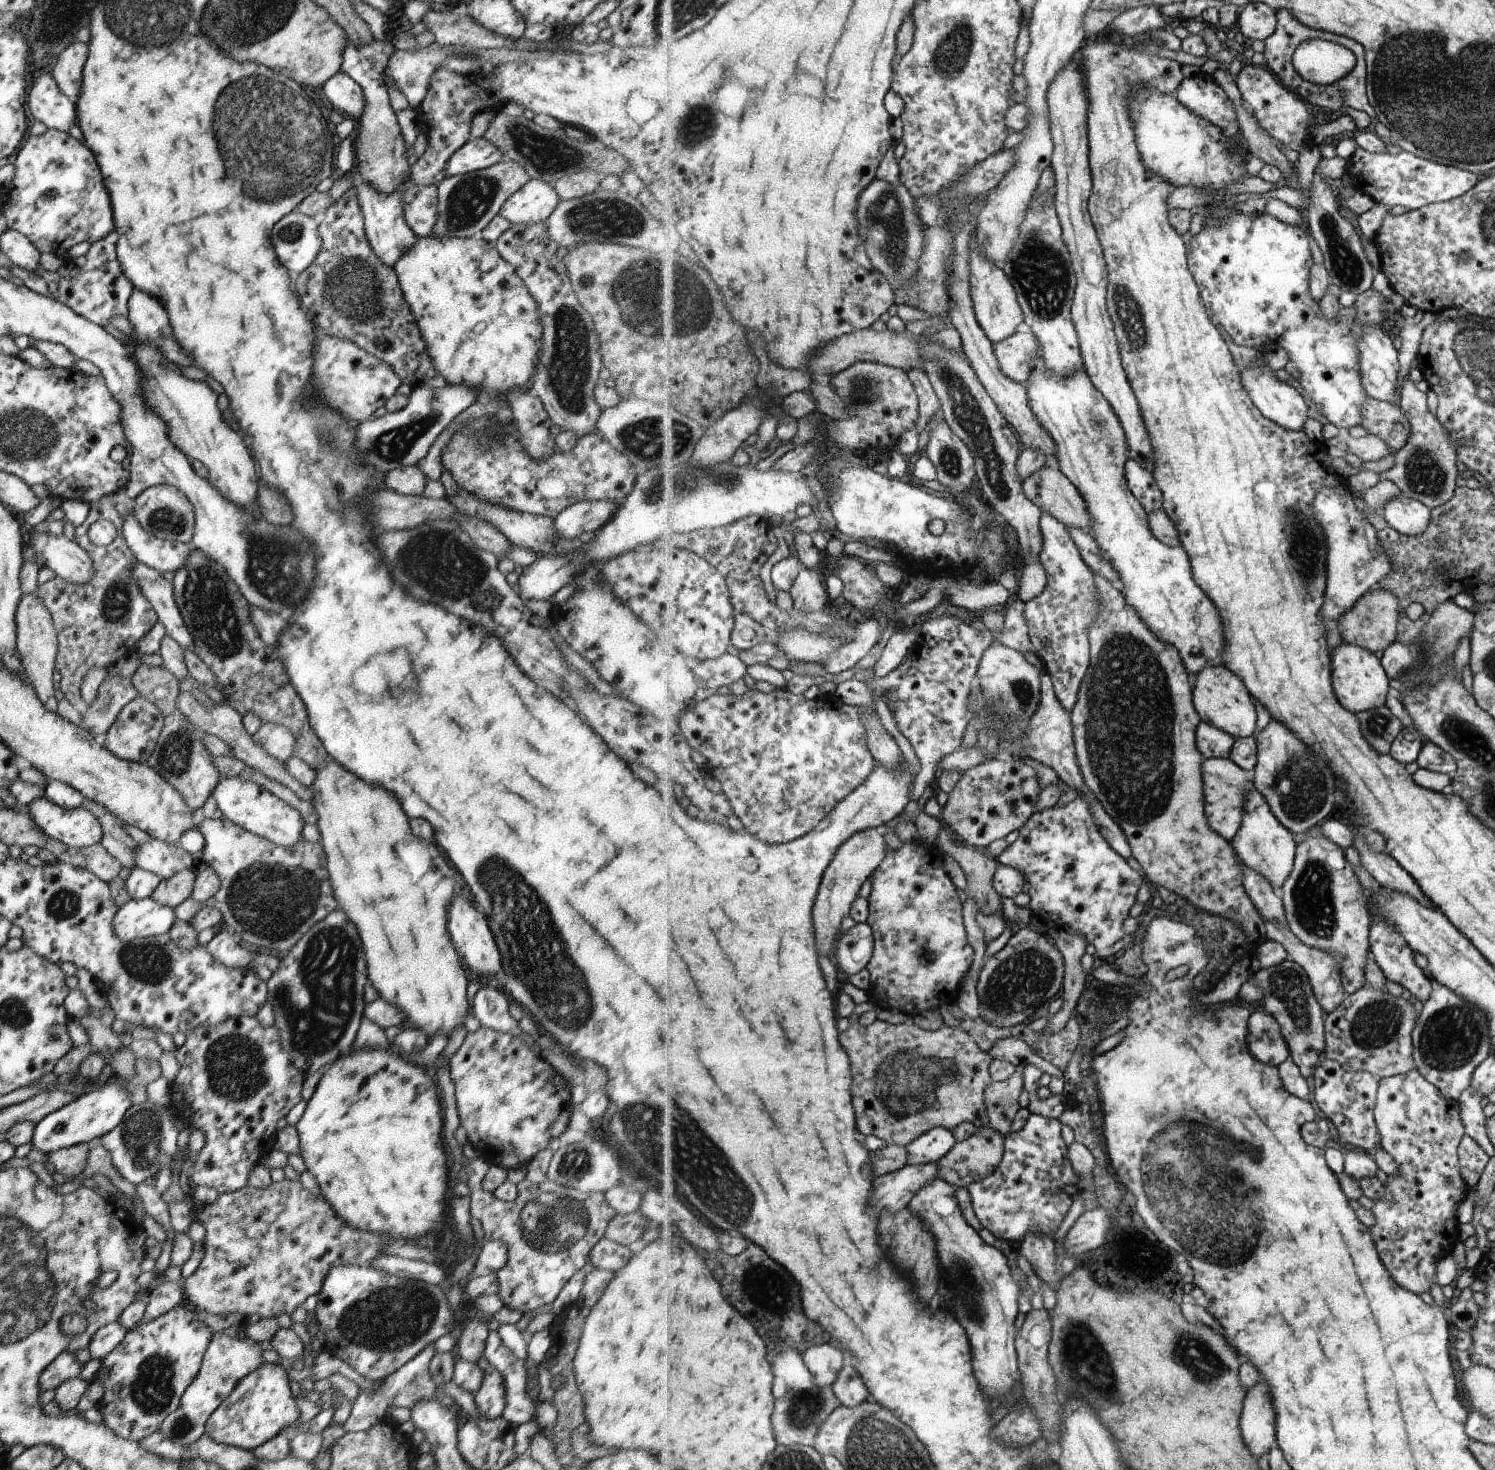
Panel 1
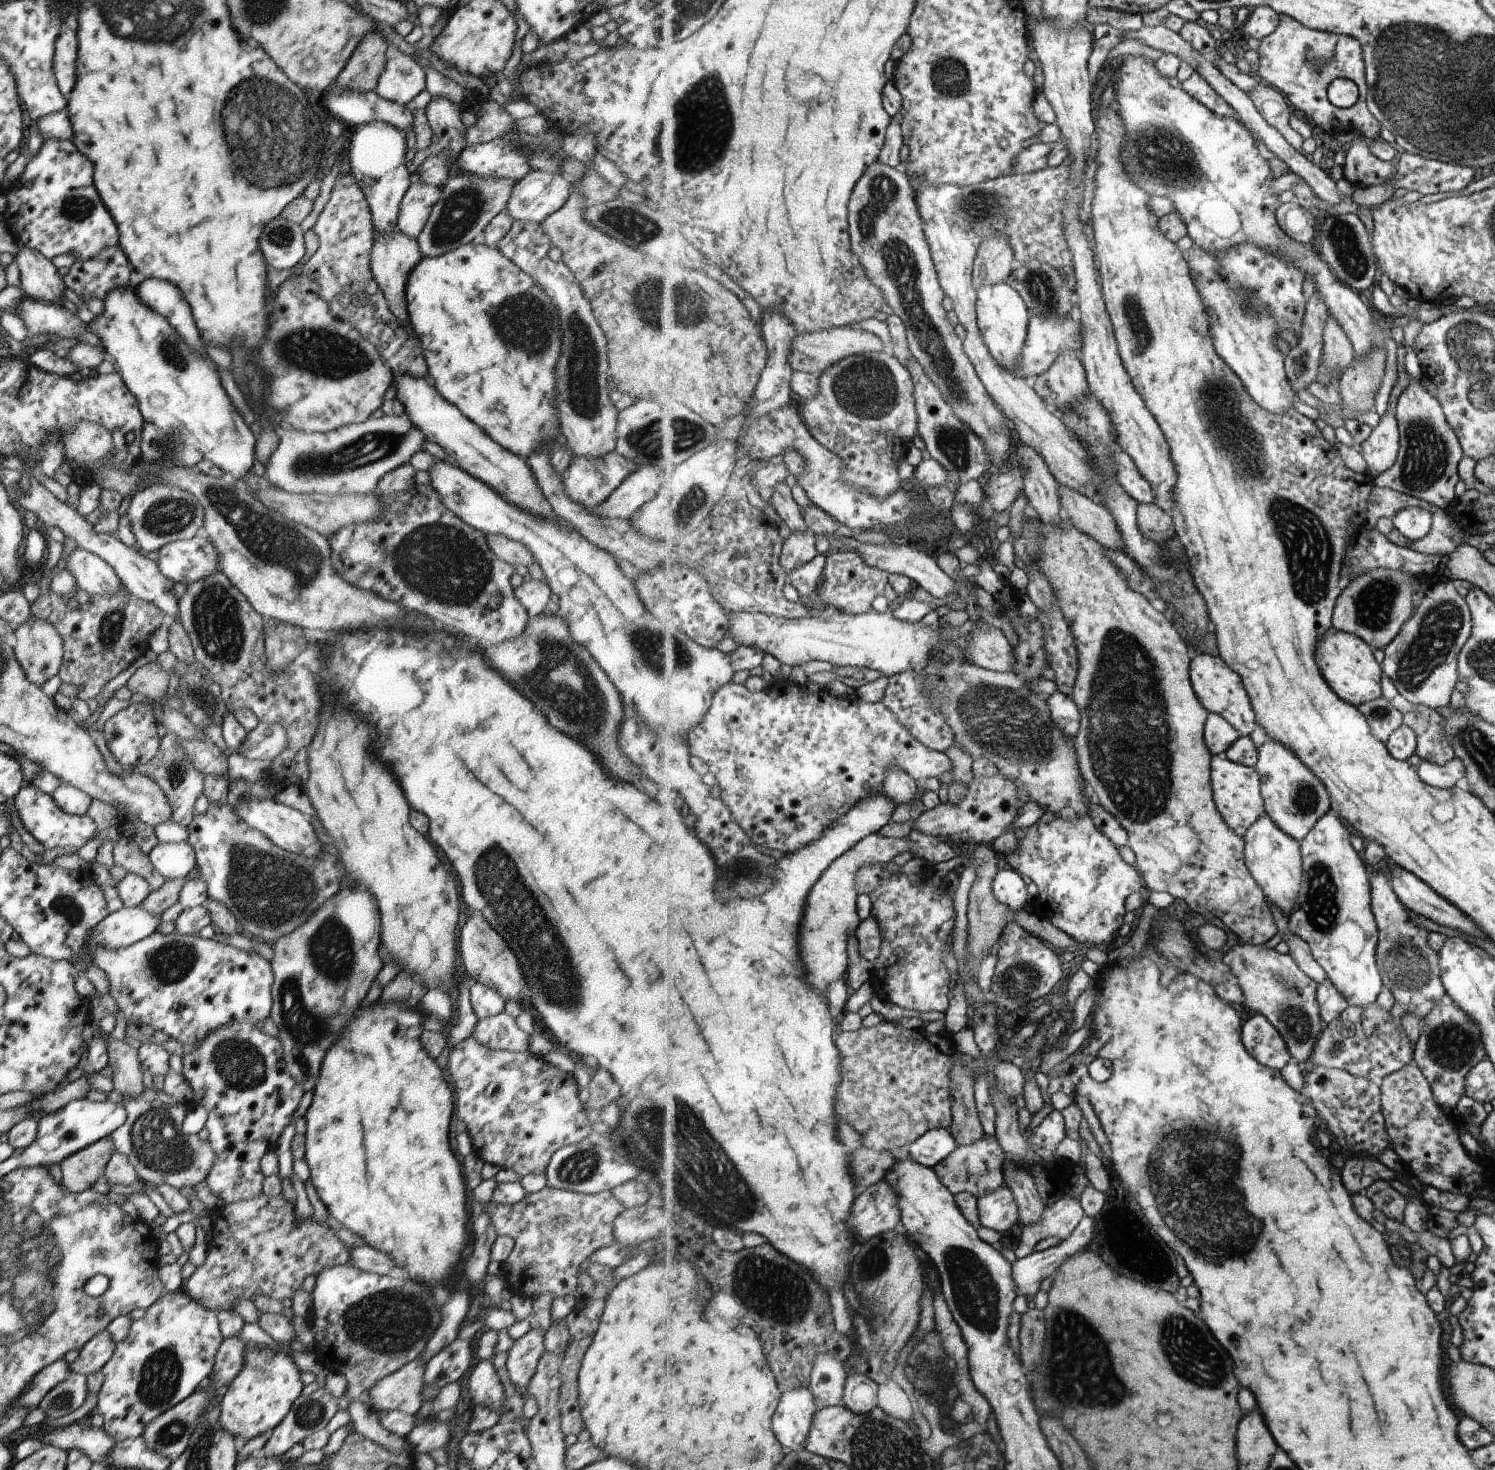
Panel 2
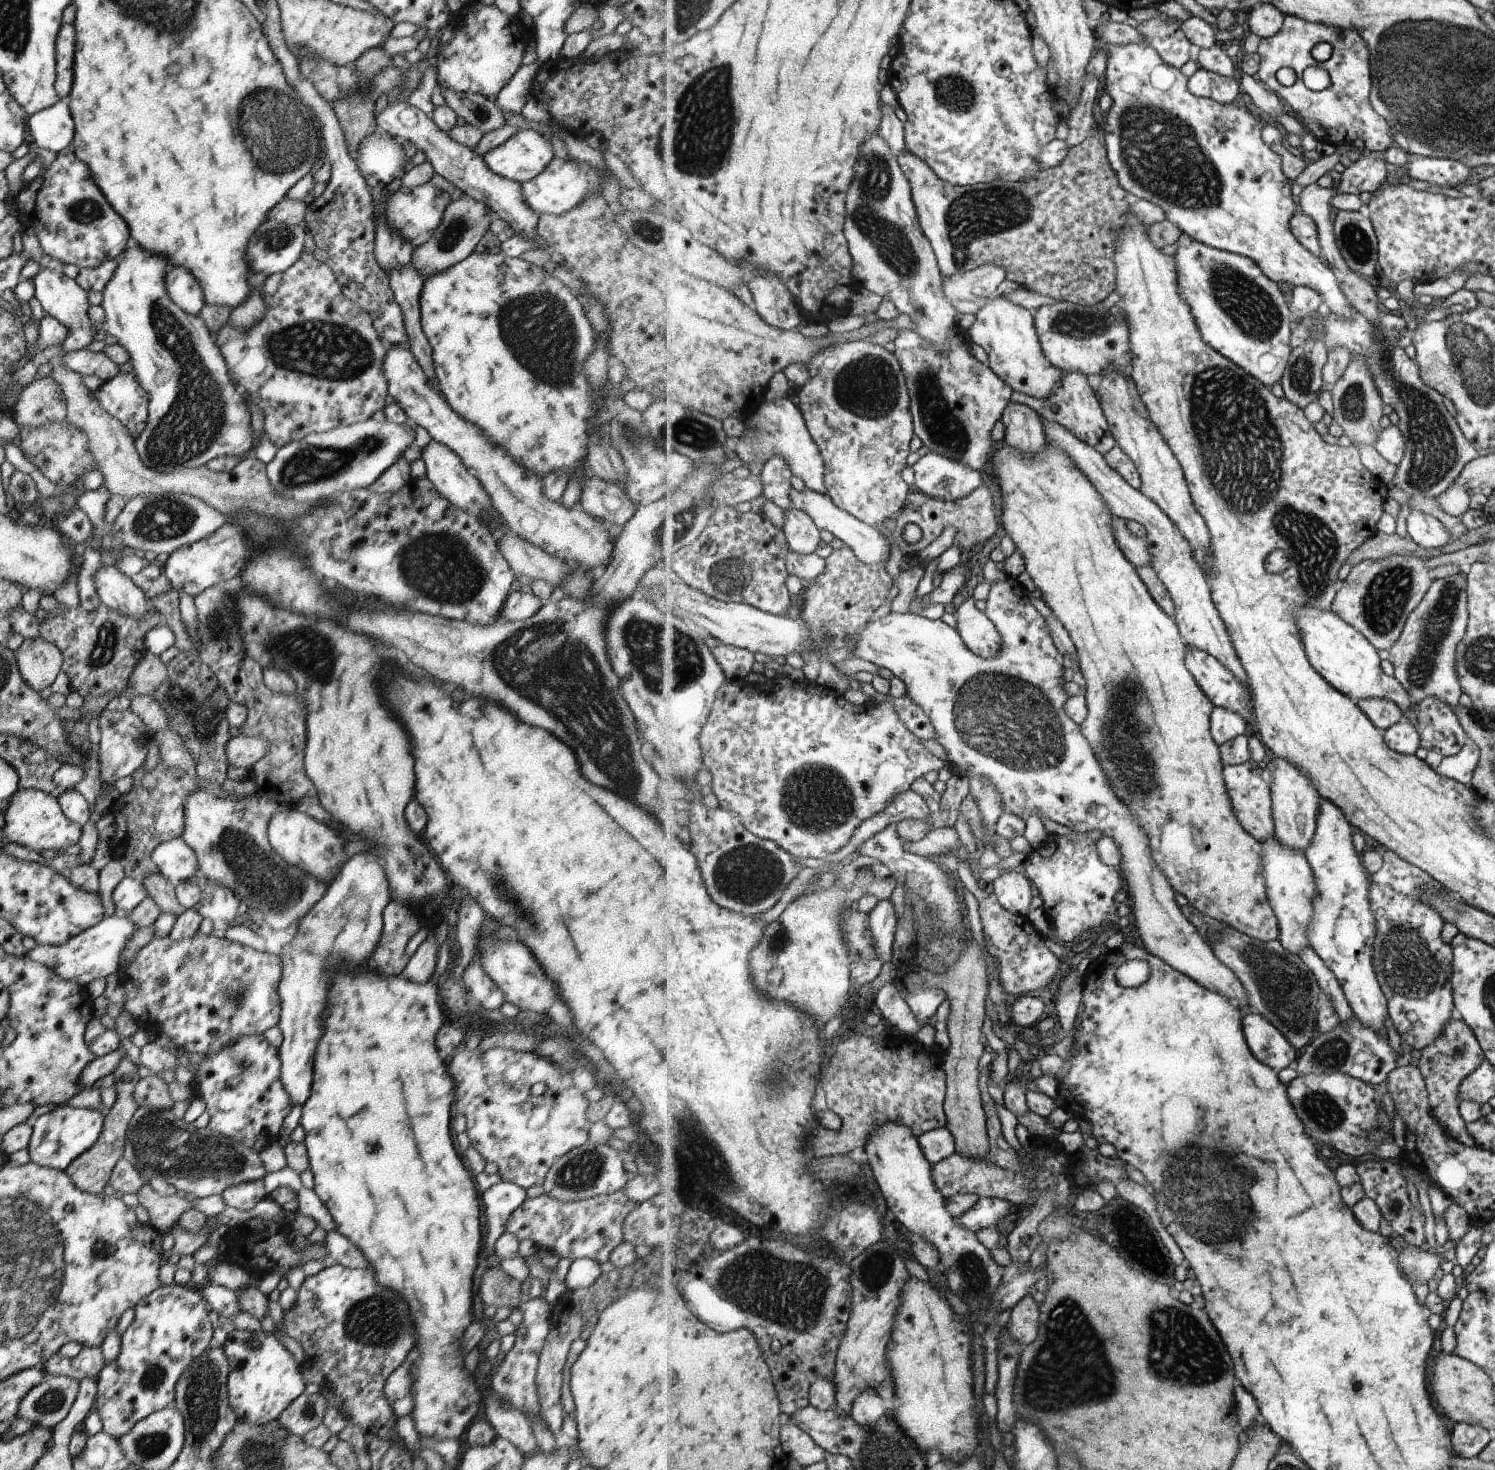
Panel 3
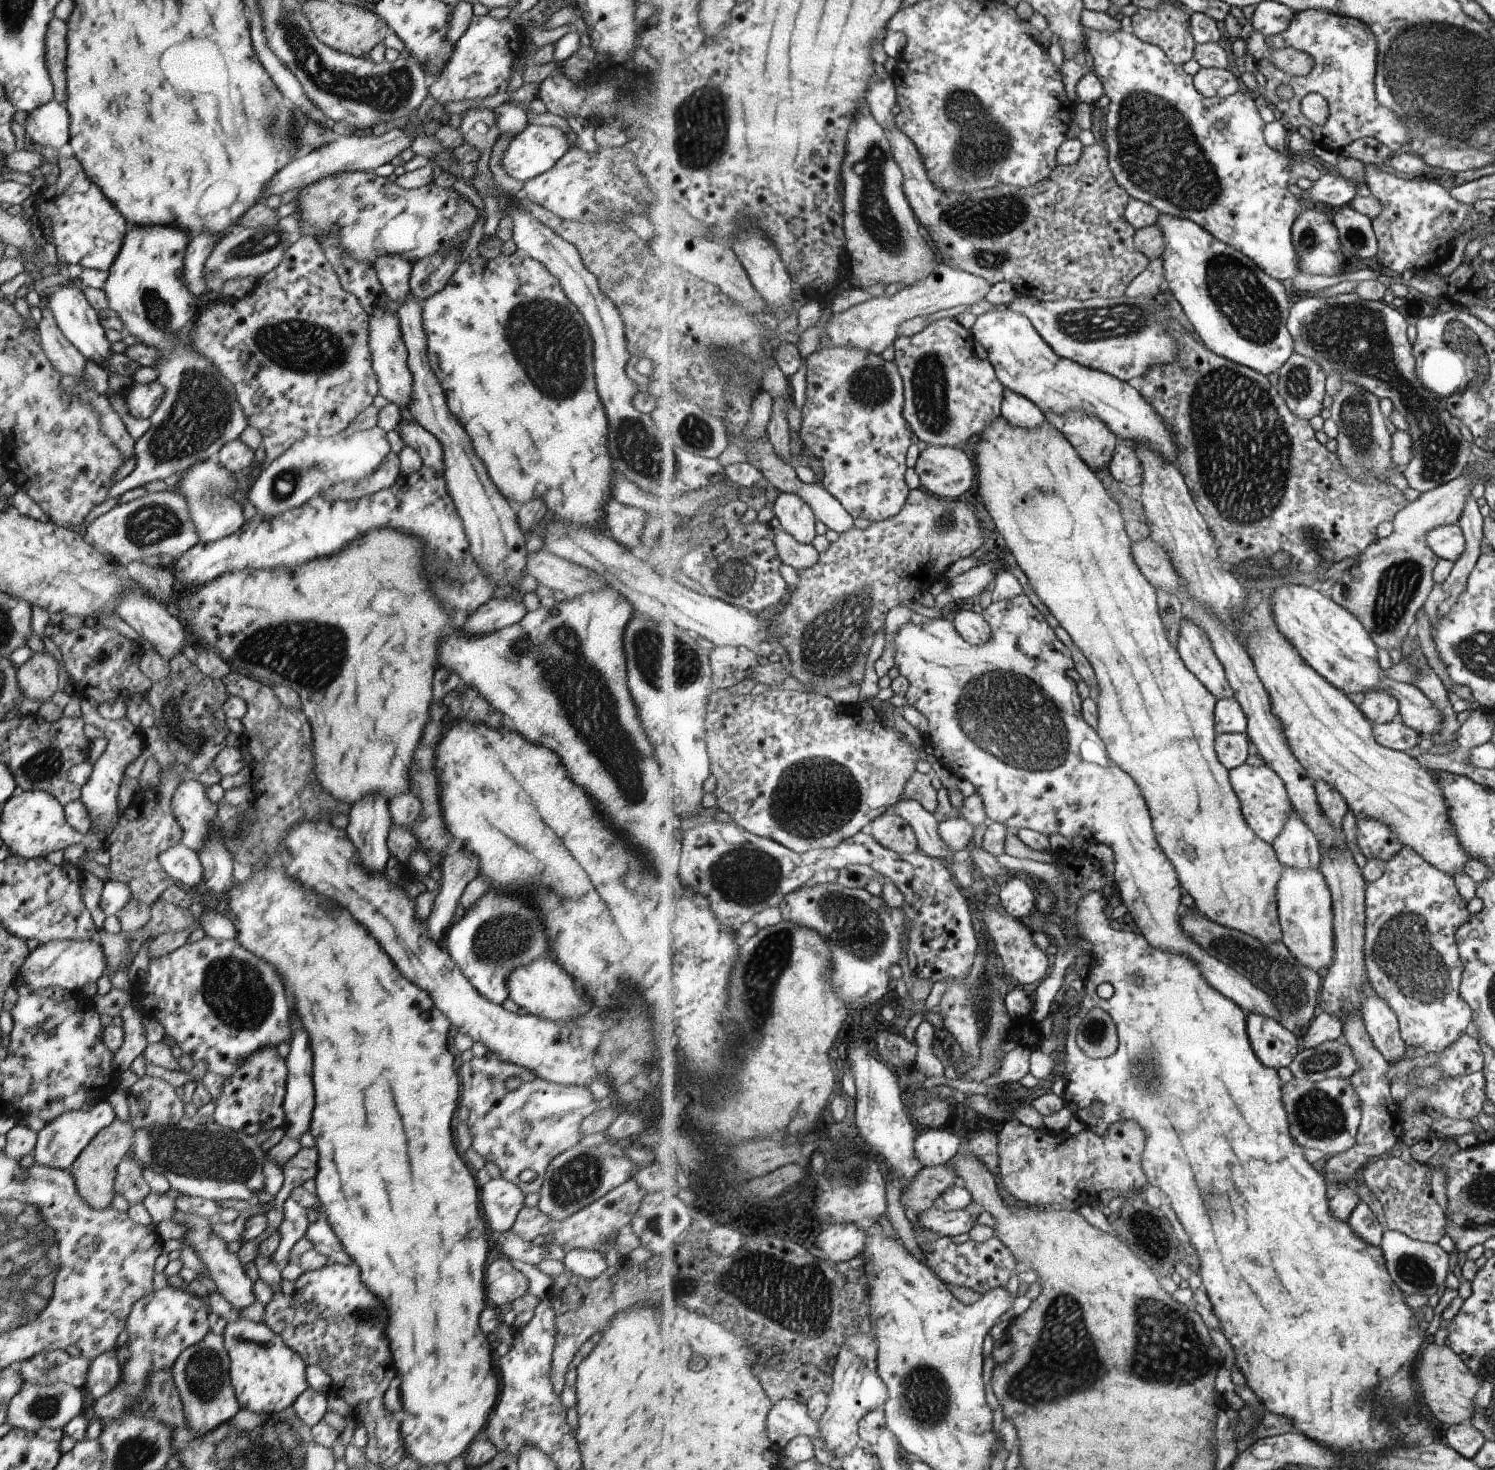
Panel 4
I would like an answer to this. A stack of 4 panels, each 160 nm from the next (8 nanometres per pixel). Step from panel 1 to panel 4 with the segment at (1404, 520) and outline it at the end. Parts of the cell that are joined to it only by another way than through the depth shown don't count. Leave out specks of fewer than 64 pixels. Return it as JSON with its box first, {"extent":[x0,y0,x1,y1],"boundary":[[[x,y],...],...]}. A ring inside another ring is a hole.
{"extent":[1428,524,1467,563],"boundary":[[[1459,524],[1436,528],[1428,534],[1428,544],[1440,559],[1456,563],[1467,550],[1467,539]]]}

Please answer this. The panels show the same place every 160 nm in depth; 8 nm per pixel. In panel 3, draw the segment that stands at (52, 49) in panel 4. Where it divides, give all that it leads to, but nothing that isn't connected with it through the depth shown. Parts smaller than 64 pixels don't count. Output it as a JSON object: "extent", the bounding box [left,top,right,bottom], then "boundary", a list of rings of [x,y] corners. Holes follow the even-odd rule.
{"extent":[53,24,74,98],"boundary":[[[70,24],[59,25],[54,40],[55,80],[53,88],[58,98],[68,96],[72,81],[72,62],[74,61],[74,30]]]}

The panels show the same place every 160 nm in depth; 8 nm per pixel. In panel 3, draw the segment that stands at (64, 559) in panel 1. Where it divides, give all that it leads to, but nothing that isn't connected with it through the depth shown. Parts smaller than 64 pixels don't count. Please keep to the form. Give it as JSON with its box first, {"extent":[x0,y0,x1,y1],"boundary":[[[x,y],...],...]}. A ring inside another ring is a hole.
{"extent":[94,566,151,621],"boundary":[[[100,566],[94,578],[100,604],[138,621],[151,608],[144,592],[113,566]]]}

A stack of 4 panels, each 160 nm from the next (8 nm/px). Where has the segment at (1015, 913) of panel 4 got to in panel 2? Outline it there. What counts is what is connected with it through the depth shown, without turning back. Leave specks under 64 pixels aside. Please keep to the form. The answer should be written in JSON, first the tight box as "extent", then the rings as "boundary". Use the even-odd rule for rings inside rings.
{"extent":[993,868,1029,911],"boundary":[[[1013,868],[997,873],[993,881],[993,890],[999,902],[1006,904],[1012,911],[1023,910],[1029,904],[1027,884],[1023,875]]]}

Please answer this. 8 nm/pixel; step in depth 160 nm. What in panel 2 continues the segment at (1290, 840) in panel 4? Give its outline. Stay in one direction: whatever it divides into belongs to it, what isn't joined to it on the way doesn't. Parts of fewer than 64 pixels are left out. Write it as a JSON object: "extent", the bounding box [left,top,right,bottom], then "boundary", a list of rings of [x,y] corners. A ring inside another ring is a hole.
{"extent":[1255,739,1332,842],"boundary":[[[1268,739],[1260,746],[1259,750],[1259,762],[1255,768],[1262,777],[1262,795],[1266,805],[1266,814],[1275,821],[1275,824],[1279,825],[1279,828],[1301,842],[1307,838],[1307,835],[1315,828],[1322,816],[1325,816],[1332,809],[1330,792],[1320,776],[1317,776],[1297,754],[1279,741]]]}

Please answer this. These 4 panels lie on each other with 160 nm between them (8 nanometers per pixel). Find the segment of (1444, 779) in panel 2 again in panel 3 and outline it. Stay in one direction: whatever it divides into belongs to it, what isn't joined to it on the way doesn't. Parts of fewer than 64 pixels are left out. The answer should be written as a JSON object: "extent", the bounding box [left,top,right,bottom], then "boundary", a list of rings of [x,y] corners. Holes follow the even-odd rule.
{"extent":[1435,742,1479,786],"boundary":[[[1467,742],[1457,754],[1444,757],[1435,770],[1443,776],[1469,786],[1477,766],[1479,766],[1479,746]]]}

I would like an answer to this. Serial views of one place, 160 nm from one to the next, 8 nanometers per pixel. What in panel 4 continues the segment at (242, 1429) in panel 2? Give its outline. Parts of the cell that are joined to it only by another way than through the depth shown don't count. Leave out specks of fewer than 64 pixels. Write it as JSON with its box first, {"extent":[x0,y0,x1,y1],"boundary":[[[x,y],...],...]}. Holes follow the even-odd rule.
{"extent":[221,1319,308,1414],"boundary":[[[238,1319],[226,1323],[221,1335],[229,1359],[230,1385],[239,1408],[257,1414],[279,1412],[291,1405],[308,1387],[305,1380],[306,1364],[267,1326]]]}

